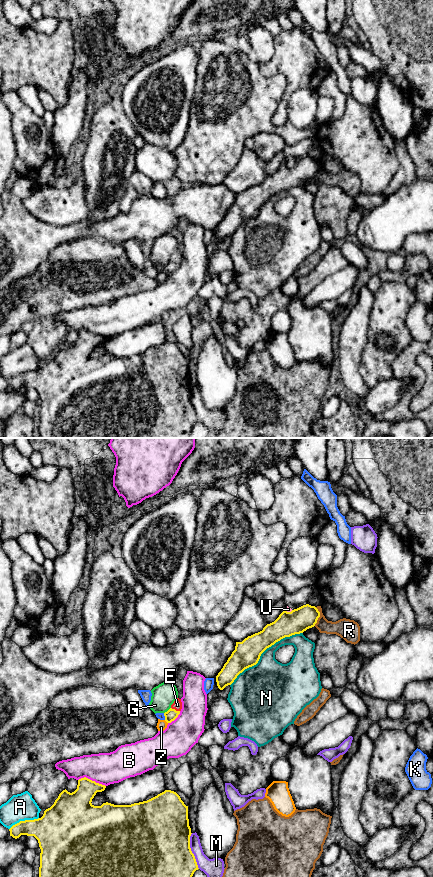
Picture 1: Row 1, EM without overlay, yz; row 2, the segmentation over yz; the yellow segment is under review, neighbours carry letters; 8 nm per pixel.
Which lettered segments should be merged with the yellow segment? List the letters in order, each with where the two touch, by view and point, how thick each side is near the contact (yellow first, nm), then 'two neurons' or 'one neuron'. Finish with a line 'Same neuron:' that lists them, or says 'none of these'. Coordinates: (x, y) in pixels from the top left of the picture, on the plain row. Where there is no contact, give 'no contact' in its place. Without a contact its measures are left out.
A: yz (23, 373) | 280/220 nm | two neurons
B: yz (91, 332) | 260/260 nm | two neurons
E: yz (174, 261) | 90/80 nm | one neuron
G: yz (168, 262) | 90/190 nm | two neurons
K: yz (164, 267) | 90/50 nm | two neurons
M: yz (191, 403) | 500/160 nm | two neurons
N: yz (263, 203) | 220/360 nm | two neurons
R: yz (319, 168) | 200/160 nm | two neurons
U: yz (289, 164) | 200/40 nm | two neurons
Z: yz (166, 273) | 90/80 nm | two neurons
Same neuron: E

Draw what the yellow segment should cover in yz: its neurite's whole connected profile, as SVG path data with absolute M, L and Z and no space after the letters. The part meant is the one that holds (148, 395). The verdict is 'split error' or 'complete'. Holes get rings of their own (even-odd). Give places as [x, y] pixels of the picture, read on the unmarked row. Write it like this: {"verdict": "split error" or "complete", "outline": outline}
{"verdict": "complete", "outline": "M86 329L78 332L77 341L70 345L63 342L54 356L44 363L41 370L20 373L9 383L17 391L21 387L34 388L39 395L41 438L189 438L198 417L190 400L191 380L188 358L180 348L165 342L157 348L131 357L103 355L94 358L91 354L105 337Z"}

